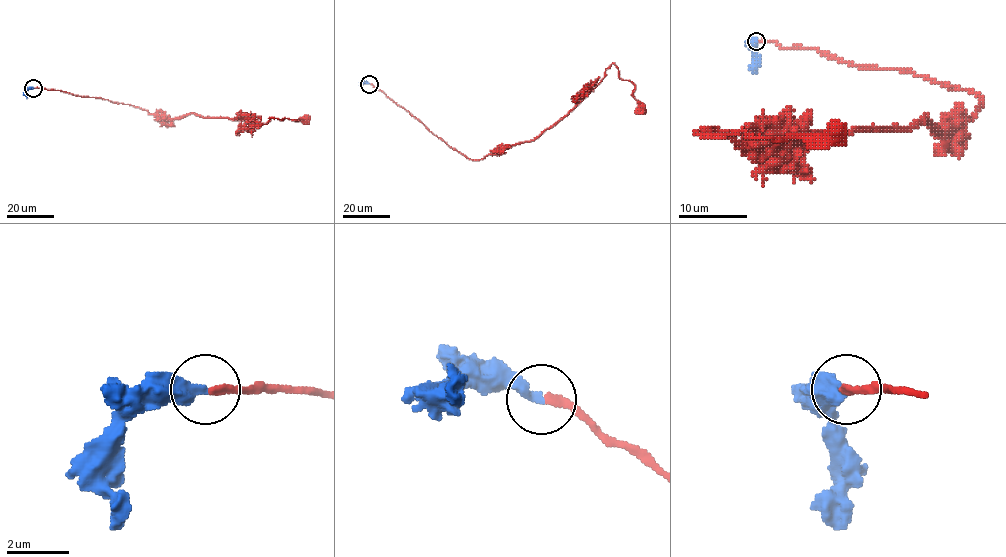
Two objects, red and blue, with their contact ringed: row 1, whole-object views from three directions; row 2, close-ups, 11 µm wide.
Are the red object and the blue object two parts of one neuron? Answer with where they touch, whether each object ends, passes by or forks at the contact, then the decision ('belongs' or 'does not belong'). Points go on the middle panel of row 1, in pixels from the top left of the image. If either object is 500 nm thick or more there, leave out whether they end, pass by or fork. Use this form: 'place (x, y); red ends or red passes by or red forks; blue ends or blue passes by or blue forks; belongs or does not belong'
place (369, 84); red ends; blue ends; belongs

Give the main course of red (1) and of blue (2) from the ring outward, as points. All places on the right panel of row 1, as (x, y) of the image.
1: (757, 41), (908, 70), (982, 102), (944, 132), (925, 118), (753, 147), (697, 132), (836, 133)
2: (757, 41), (753, 44), (757, 61), (752, 72)

